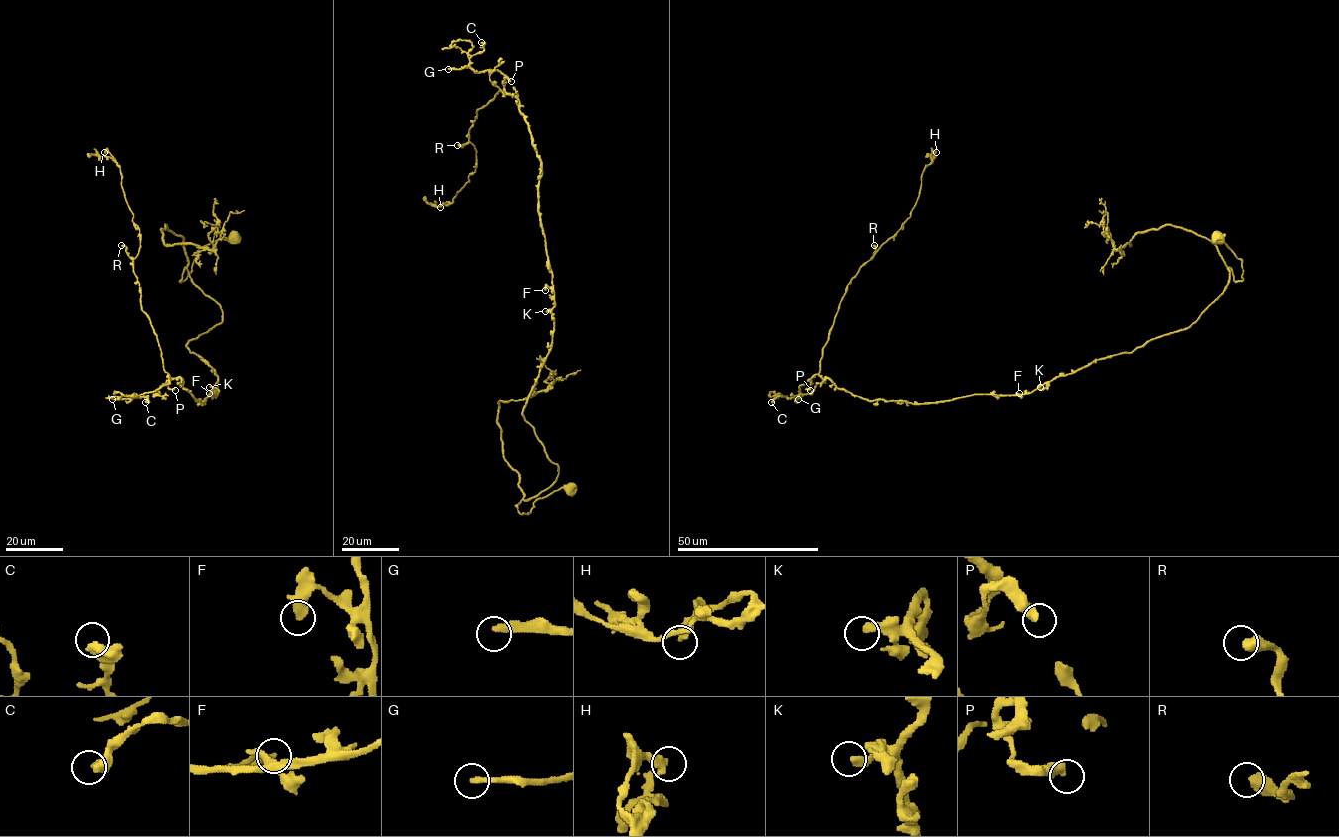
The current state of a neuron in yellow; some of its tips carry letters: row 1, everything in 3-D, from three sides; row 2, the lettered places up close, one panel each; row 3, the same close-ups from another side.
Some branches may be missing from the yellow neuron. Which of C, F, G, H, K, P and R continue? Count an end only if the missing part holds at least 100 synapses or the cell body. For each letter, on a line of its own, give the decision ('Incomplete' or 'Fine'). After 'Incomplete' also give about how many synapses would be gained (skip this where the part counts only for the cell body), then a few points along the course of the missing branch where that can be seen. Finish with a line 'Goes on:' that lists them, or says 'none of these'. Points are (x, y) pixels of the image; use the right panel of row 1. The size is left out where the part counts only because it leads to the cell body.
C: Fine
F: Fine
G: Incomplete. Roughly 150 synapses. Course of what is missing: (798, 399), (804, 395), (817, 405), (814, 412), (830, 423), (845, 421), (844, 426), (835, 422)
H: Fine
K: Fine
P: Fine
R: Fine
Goes on: G

